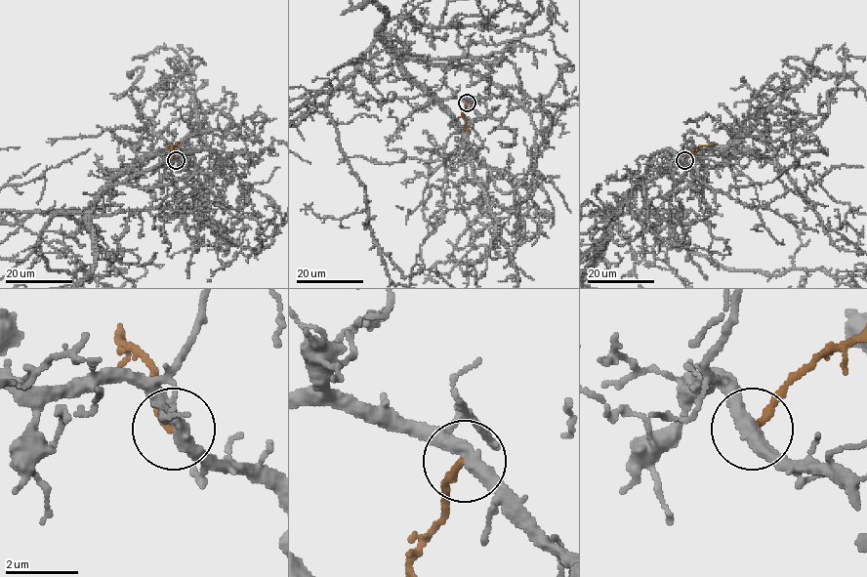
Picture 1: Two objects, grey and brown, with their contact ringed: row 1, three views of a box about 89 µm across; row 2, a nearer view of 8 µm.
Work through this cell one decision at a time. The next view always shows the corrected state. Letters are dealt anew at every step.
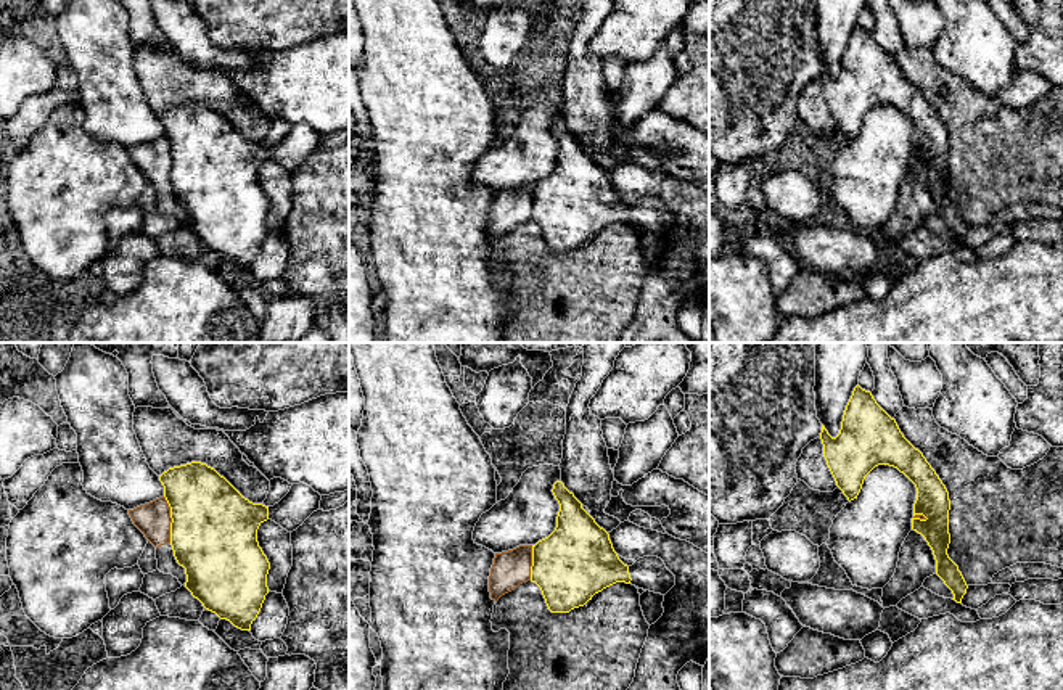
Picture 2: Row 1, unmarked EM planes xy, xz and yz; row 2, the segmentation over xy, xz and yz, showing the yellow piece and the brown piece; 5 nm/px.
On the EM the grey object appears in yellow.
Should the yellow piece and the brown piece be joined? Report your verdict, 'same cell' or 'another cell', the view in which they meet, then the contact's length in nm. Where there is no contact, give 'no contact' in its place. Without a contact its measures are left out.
another cell; contact in xy; length 240 nm

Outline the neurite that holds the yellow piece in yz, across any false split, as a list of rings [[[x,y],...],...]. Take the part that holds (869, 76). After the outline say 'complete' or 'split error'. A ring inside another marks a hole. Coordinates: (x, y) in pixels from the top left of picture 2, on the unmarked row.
[[[859,24],[846,45],[841,69],[831,77],[822,64],[823,97],[848,140],[857,138],[865,116],[878,105],[904,113],[917,127],[912,169],[925,177],[936,199],[936,214],[952,230],[957,243],[967,233],[958,206],[949,198],[949,132],[923,93],[915,88],[891,58]]]; complete

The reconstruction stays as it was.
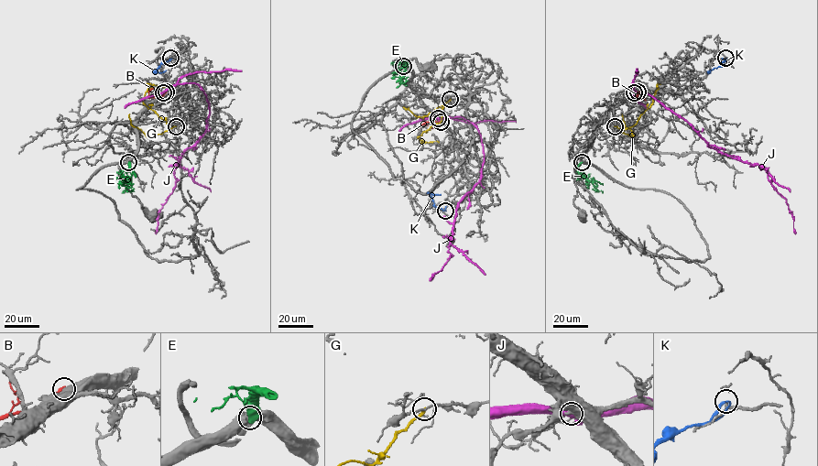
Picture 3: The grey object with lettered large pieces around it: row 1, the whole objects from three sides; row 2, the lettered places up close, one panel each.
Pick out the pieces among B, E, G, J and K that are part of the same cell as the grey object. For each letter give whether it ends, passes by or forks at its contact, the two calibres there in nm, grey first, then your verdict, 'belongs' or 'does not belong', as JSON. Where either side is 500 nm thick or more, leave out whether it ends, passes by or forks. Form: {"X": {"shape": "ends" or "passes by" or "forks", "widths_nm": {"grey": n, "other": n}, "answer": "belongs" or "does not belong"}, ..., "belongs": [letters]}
{"B": {"widths_nm": {"grey": 750, "other": 300}, "answer": "does not belong"}, "E": {"widths_nm": {"grey": 550, "other": 700}, "answer": "does not belong"}, "G": {"shape": "ends", "widths_nm": {"grey": 160, "other": 220}, "answer": "does not belong"}, "J": {"widths_nm": {"grey": 700, "other": 650}, "answer": "does not belong"}, "K": {"shape": "ends", "widths_nm": {"grey": 170, "other": 200}, "answer": "does not belong"}, "belongs": []}

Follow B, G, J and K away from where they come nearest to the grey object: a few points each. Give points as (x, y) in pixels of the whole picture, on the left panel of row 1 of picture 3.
B: (166, 92), (148, 98), (148, 92), (153, 88)
G: (176, 126), (168, 129), (165, 120), (143, 102), (153, 85), (165, 86)
J: (163, 92), (196, 83), (209, 114), (204, 134), (176, 165), (176, 186), (158, 213), (156, 233)
K: (170, 58), (155, 71), (166, 70)

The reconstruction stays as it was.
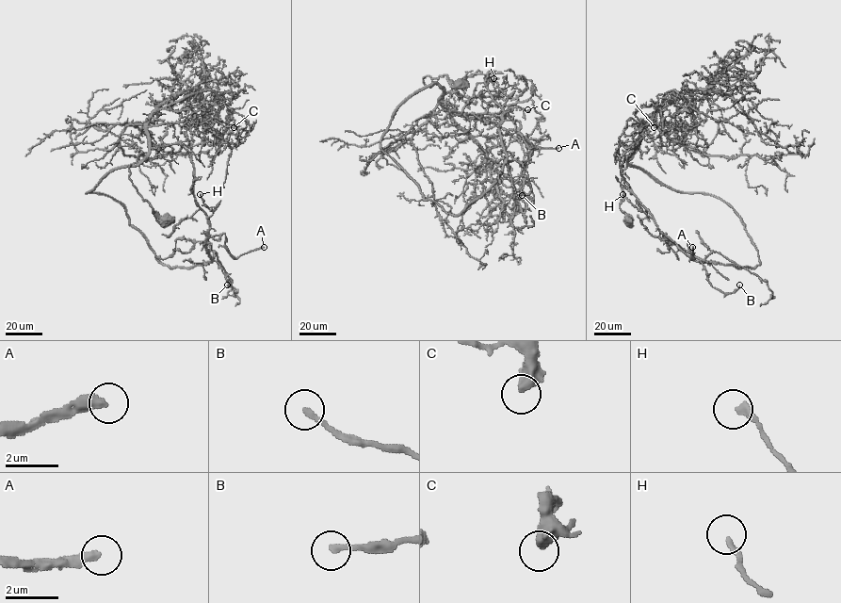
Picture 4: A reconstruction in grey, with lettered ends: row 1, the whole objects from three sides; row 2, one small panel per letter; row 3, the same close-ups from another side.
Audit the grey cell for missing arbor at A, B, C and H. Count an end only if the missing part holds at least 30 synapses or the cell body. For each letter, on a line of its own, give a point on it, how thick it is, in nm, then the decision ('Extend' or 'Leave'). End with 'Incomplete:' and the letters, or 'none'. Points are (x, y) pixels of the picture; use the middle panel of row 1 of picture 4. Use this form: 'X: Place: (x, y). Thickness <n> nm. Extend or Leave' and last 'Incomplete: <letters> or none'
A: Place: (558, 148). Thickness 360 nm. Extend
B: Place: (522, 195). Thickness 240 nm. Leave
C: Place: (527, 109). Thickness 480 nm. Leave
H: Place: (493, 78). Thickness 240 nm. Leave
Incomplete: A

